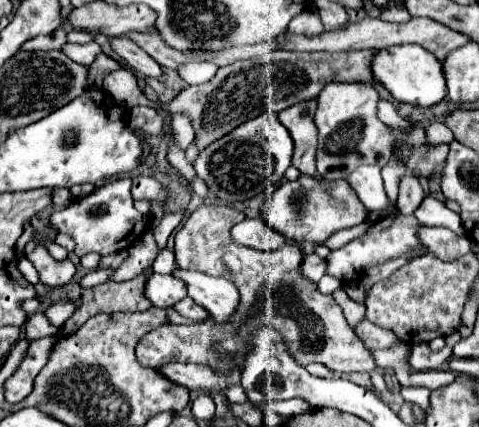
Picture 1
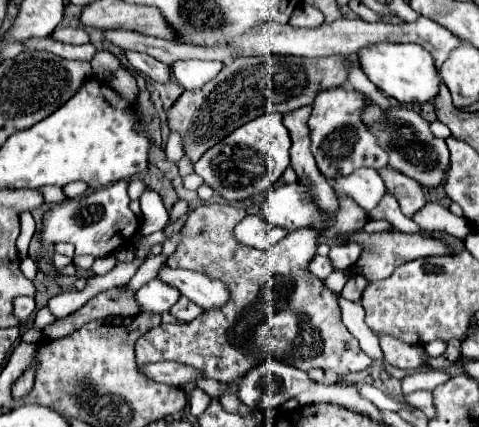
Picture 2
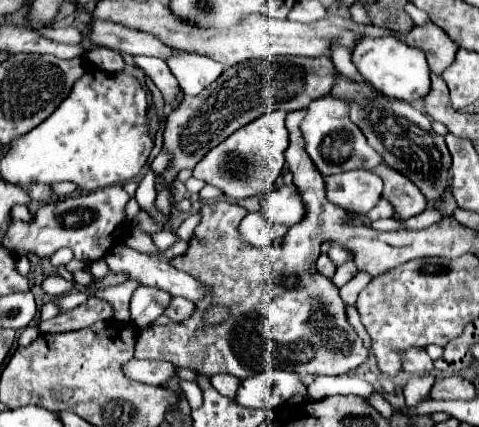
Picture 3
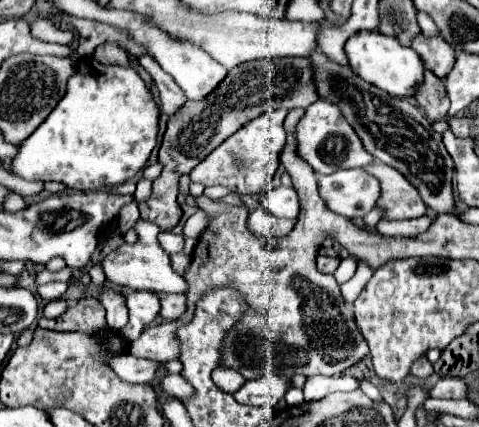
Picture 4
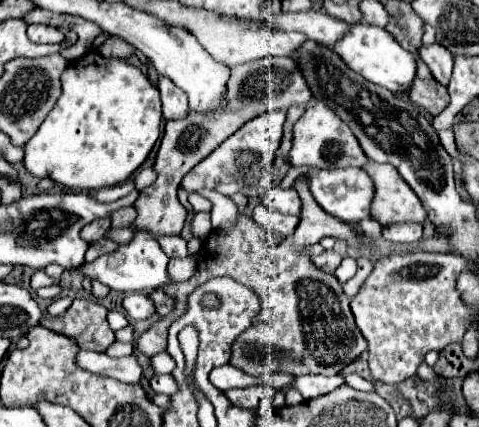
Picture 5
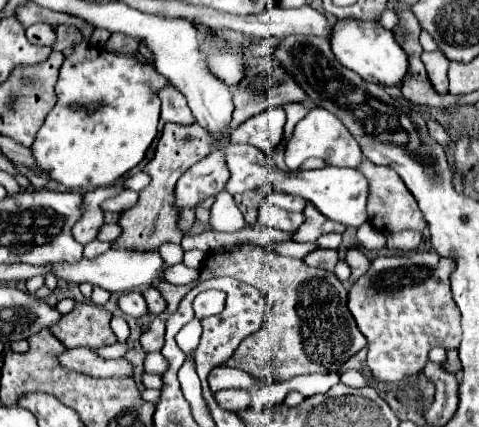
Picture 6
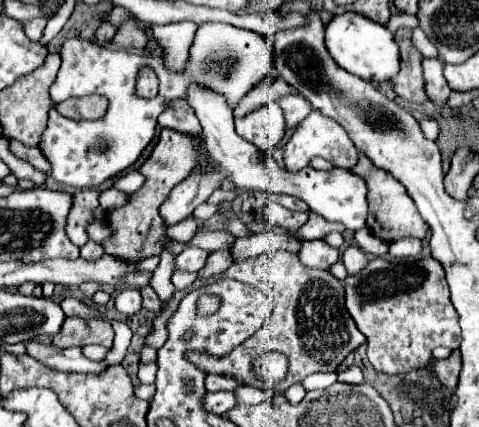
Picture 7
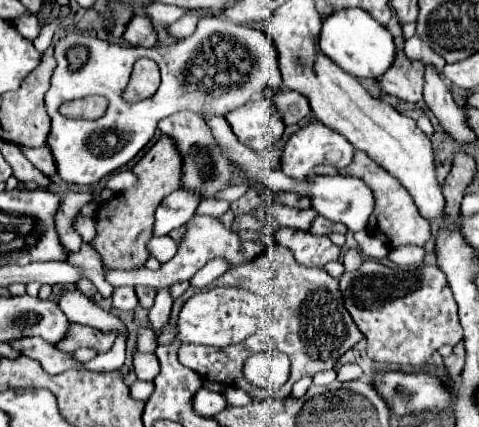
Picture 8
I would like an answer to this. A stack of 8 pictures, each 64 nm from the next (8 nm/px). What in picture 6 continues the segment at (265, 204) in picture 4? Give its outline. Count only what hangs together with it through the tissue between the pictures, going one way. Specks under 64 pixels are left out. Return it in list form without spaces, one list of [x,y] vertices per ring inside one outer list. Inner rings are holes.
[[[272,190],[268,196],[266,196],[266,202],[282,208],[282,210],[288,210],[288,212],[302,212],[304,210],[304,202],[300,196],[292,196],[292,194],[284,194],[284,192],[278,192],[278,190]]]

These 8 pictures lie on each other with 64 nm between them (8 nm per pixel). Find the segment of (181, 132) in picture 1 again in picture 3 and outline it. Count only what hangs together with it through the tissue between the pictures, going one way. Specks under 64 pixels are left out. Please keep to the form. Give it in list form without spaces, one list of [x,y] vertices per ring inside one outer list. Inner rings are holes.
[[[164,150],[164,152],[160,152],[154,160],[152,160],[152,170],[156,172],[156,174],[160,174],[168,164],[170,164],[170,160],[172,160],[172,152],[170,150]]]

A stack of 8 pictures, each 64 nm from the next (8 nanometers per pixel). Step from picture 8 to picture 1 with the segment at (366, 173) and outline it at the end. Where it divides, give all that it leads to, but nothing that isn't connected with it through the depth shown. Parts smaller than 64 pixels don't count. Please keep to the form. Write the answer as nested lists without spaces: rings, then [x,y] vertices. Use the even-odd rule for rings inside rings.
[[[406,174],[400,182],[400,194],[398,194],[398,212],[400,214],[414,214],[414,210],[420,206],[420,202],[424,200],[424,190],[420,186],[420,182]]]

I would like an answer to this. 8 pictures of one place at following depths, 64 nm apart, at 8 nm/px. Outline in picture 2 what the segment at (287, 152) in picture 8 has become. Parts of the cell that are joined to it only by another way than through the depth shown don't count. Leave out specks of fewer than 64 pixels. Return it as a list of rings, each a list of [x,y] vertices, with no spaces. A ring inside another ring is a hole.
[[[330,88],[322,90],[316,96],[308,126],[310,126],[312,154],[316,158],[318,170],[328,180],[348,176],[360,166],[370,166],[376,170],[388,166],[388,152],[378,144],[378,138],[370,132],[366,122],[362,120],[362,112],[368,104],[370,98],[354,88]]]

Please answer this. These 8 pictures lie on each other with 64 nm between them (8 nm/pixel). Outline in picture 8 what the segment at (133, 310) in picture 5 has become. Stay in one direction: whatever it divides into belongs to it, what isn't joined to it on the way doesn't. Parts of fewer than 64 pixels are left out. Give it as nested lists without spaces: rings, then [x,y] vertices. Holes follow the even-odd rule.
[[[126,286],[116,288],[114,294],[112,294],[112,300],[114,300],[114,308],[116,310],[130,312],[130,310],[134,310],[138,306],[138,298],[136,298],[134,288],[126,288]]]

